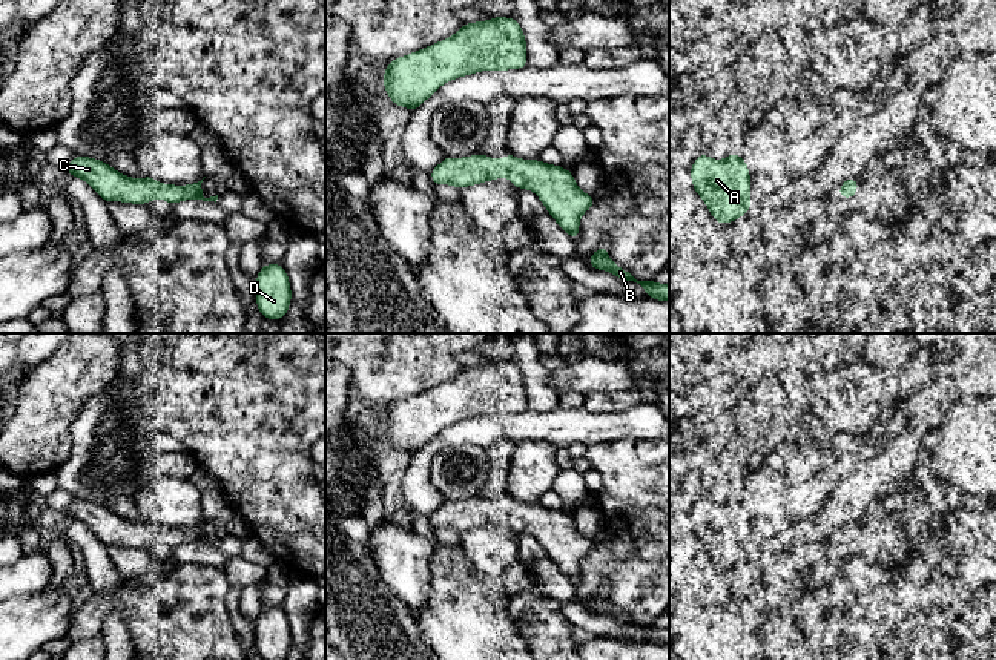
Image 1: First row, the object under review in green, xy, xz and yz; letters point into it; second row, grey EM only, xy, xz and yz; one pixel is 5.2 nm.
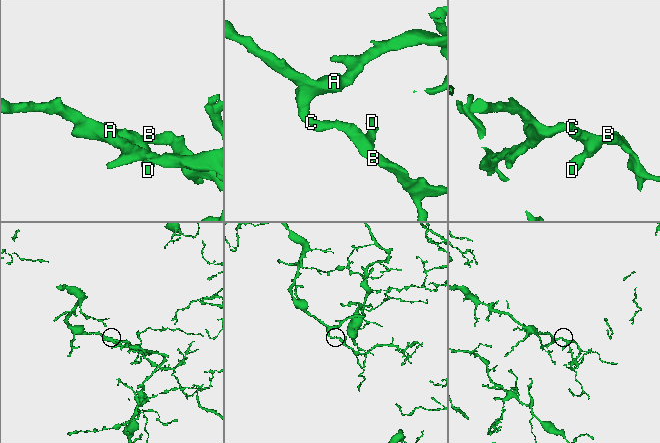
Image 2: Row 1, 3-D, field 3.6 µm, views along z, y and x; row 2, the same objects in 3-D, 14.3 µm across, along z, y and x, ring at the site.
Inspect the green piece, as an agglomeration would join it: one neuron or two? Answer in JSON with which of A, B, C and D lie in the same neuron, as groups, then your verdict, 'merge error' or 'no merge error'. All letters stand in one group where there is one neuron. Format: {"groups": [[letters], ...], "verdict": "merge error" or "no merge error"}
{"groups": [["A", "B", "C", "D"]], "verdict": "no merge error"}

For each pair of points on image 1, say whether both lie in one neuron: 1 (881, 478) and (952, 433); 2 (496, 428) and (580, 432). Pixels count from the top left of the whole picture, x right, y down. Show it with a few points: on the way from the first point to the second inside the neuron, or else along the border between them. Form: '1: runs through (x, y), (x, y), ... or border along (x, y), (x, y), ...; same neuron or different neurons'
1: border along (961, 398), (938, 427); different neurons
2: runs through (517, 427), (559, 427); same neuron

